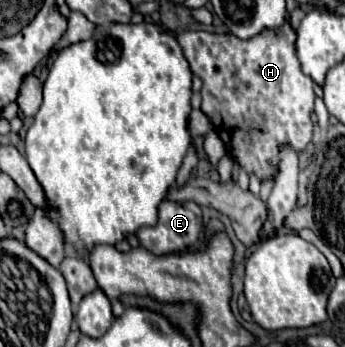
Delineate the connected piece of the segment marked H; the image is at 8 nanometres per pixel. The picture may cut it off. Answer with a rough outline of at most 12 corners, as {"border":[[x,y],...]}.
{"border":[[289,20],[183,32],[201,112],[261,182],[313,138]]}

